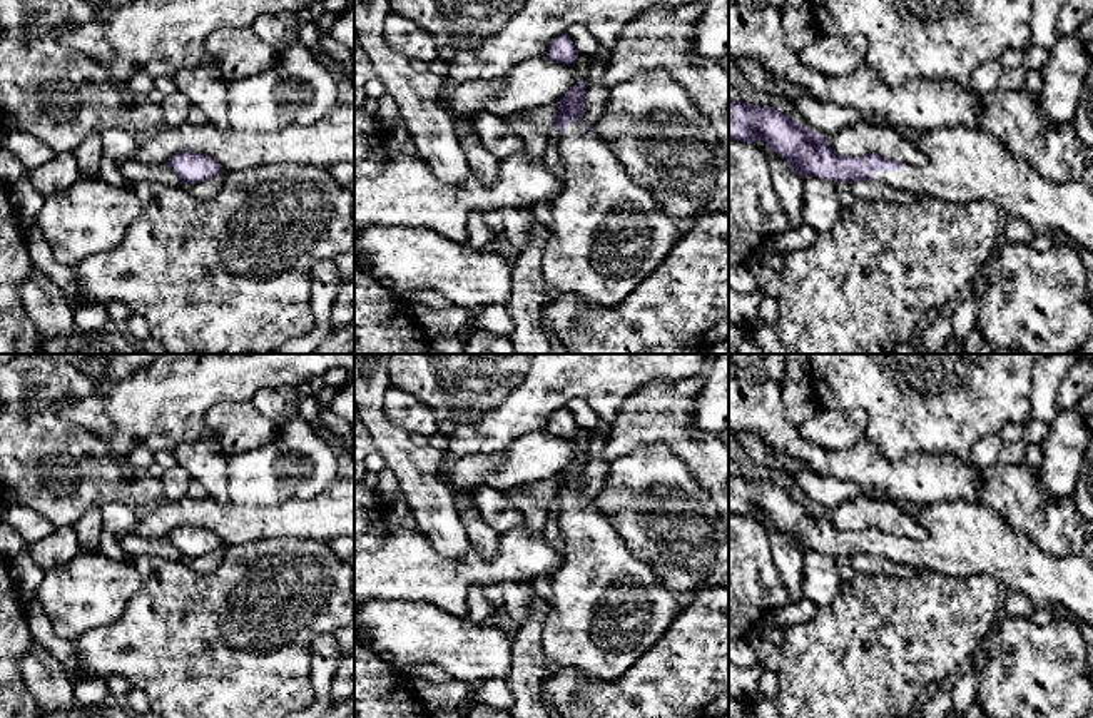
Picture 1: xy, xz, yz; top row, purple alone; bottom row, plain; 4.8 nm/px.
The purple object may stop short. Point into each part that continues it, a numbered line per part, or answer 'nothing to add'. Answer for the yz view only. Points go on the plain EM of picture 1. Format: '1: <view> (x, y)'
1: yz (961, 538)

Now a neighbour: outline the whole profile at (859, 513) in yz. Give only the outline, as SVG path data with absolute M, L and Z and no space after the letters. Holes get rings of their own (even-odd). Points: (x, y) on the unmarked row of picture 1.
M857 496L827 509L827 516L836 528L847 531L877 528L884 533L906 538L919 538L923 534L923 528L914 518L907 516L894 503L886 499Z

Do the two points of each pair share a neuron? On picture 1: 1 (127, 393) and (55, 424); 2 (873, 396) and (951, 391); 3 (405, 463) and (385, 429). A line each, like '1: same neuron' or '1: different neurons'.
1: different neurons
2: same neuron
3: same neuron

